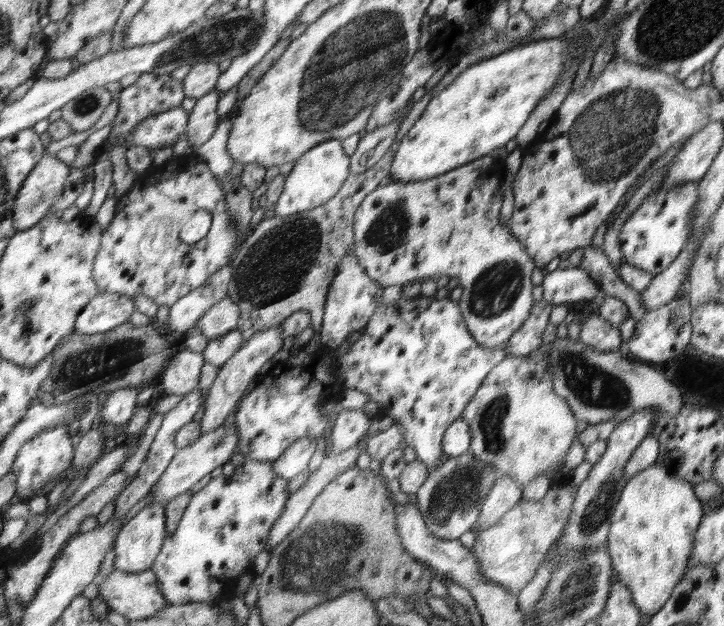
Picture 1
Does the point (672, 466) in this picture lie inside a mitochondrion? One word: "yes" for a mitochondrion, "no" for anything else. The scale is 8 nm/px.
no

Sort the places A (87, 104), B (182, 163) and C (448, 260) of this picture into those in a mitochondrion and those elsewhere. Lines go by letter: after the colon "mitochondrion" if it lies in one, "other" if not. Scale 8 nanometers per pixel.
A: mitochondrion
B: other
C: other

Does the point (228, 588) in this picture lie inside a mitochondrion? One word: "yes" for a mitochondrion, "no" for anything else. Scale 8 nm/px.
no

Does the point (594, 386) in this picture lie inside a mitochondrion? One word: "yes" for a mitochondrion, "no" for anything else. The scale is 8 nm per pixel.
yes

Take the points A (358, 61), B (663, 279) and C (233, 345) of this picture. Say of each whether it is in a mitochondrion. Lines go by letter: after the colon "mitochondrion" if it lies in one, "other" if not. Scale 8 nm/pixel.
A: mitochondrion
B: other
C: other

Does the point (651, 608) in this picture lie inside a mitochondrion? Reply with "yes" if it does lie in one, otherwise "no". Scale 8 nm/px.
no

